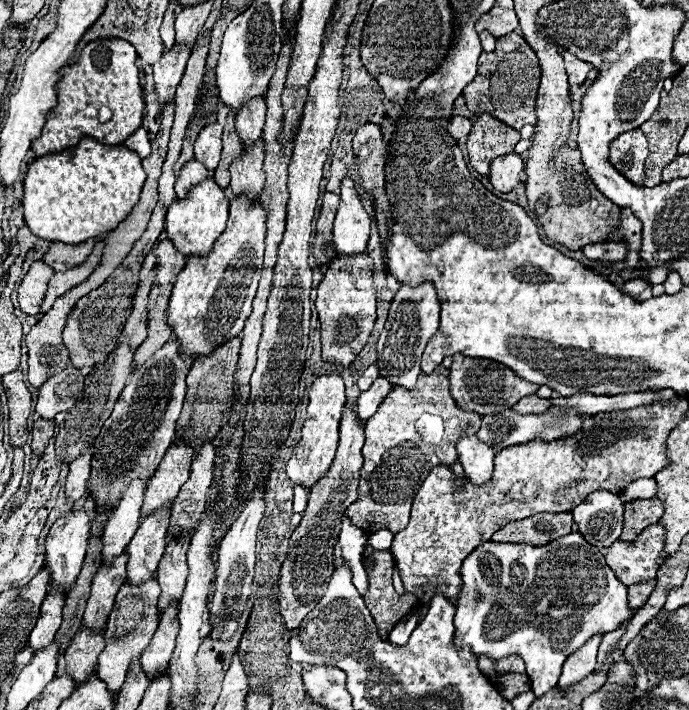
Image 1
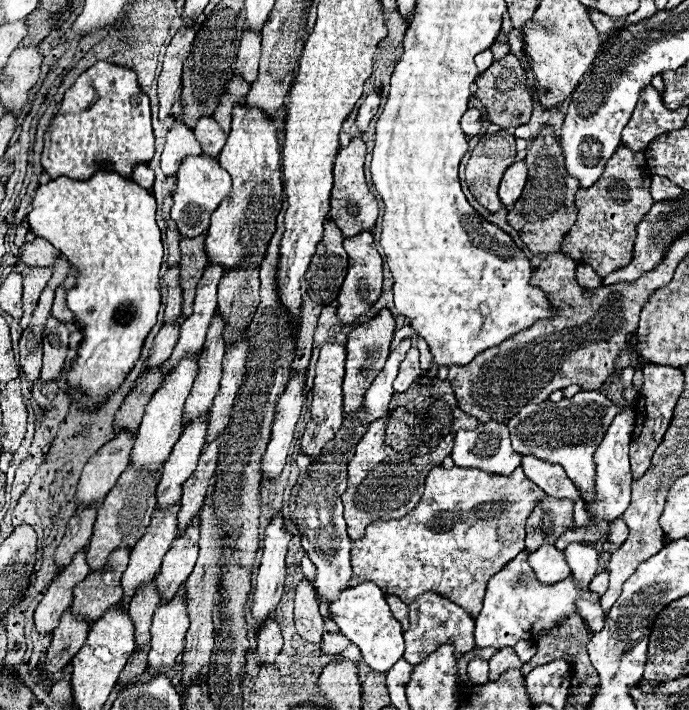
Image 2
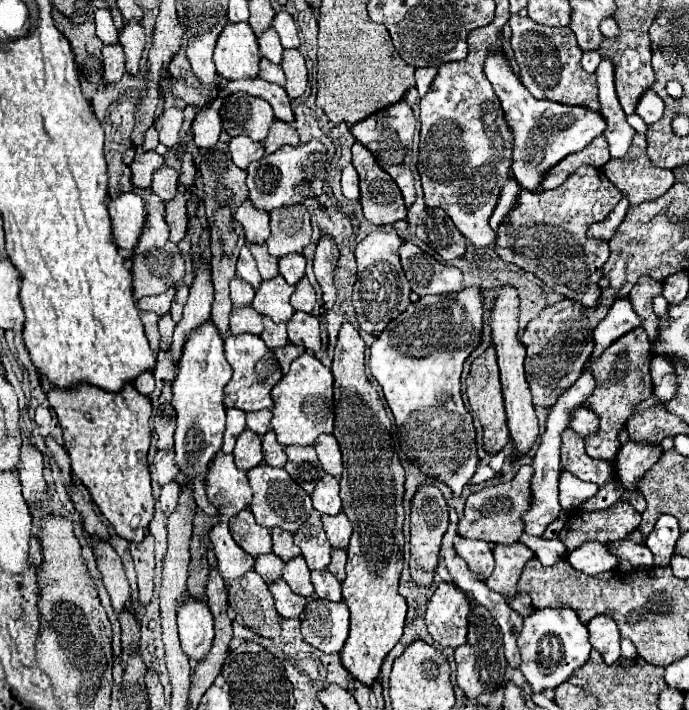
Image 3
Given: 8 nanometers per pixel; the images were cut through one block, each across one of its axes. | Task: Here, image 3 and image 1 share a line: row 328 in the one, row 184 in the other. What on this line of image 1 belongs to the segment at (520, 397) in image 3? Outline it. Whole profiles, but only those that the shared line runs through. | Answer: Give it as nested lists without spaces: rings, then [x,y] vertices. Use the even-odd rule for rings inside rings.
[[[506,154],[490,164],[490,182],[498,192],[510,192],[520,184],[524,160],[518,154]]]

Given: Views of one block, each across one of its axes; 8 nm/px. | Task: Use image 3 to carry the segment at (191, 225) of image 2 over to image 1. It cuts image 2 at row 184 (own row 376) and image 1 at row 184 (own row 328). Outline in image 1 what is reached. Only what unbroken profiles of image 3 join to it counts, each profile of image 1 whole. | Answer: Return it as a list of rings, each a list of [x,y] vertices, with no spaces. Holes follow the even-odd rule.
[[[206,178],[204,182],[192,186],[186,198],[178,198],[172,202],[166,214],[166,232],[172,244],[186,256],[192,254],[206,256],[214,240],[224,232],[226,220],[228,220],[228,198],[212,178]]]

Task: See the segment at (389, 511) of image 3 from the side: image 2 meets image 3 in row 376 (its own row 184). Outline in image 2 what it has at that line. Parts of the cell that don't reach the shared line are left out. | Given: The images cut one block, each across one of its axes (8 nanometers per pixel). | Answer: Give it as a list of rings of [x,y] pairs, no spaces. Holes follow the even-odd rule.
[[[352,138],[348,146],[340,148],[334,164],[334,188],[330,196],[330,220],[342,230],[346,238],[356,236],[362,230],[370,230],[378,218],[378,204],[374,194],[368,190],[364,180],[364,158],[366,144],[360,138]]]

